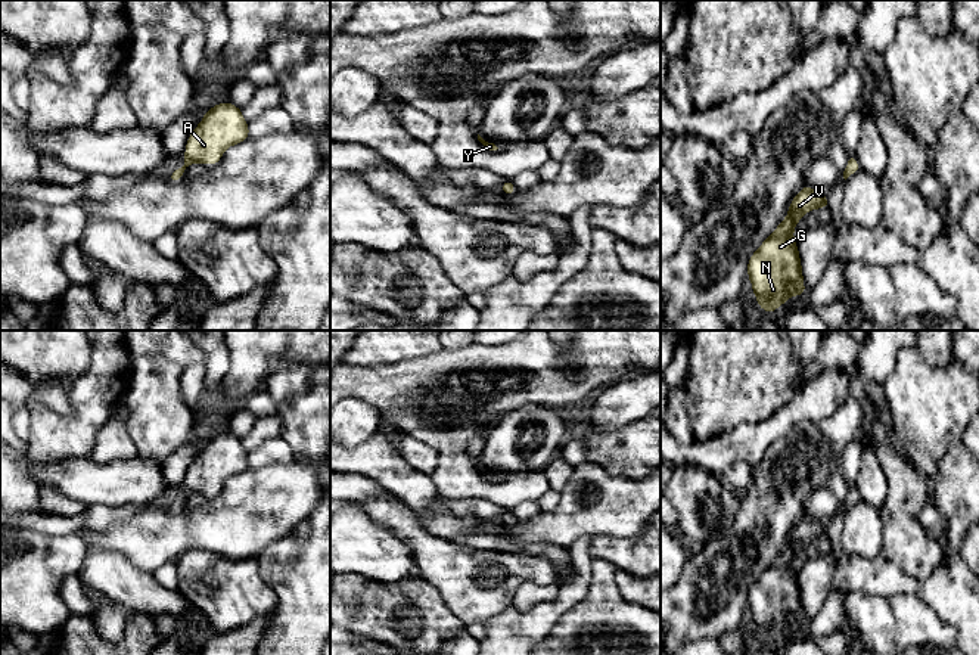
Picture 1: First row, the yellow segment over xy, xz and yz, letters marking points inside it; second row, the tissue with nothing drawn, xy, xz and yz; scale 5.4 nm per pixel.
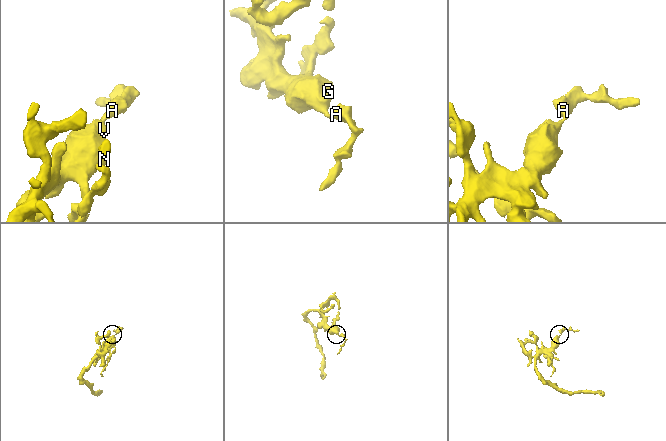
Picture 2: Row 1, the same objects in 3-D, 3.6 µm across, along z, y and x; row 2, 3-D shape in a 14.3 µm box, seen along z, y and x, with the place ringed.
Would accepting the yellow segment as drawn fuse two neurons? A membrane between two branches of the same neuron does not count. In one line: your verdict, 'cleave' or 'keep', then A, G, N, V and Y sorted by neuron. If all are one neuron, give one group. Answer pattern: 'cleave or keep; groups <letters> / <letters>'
keep; groups A G N V Y

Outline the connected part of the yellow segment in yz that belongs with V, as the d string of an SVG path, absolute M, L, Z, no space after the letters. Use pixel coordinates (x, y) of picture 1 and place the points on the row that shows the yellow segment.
M804 184L792 199L786 218L750 255L748 277L756 302L764 311L773 314L790 297L806 294L793 230L808 211L818 208L829 208L829 196Z

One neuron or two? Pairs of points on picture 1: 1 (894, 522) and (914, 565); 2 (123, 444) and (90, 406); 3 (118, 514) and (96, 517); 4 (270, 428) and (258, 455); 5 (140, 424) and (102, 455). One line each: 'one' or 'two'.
1: one
2: two
3: one
4: two
5: two

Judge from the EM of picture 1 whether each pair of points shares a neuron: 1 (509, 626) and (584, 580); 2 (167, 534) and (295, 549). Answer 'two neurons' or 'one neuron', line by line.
1: one neuron
2: two neurons

